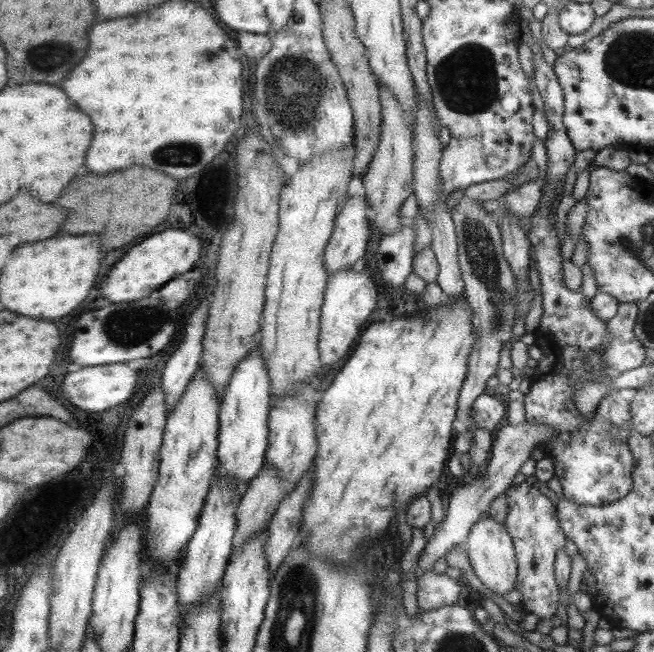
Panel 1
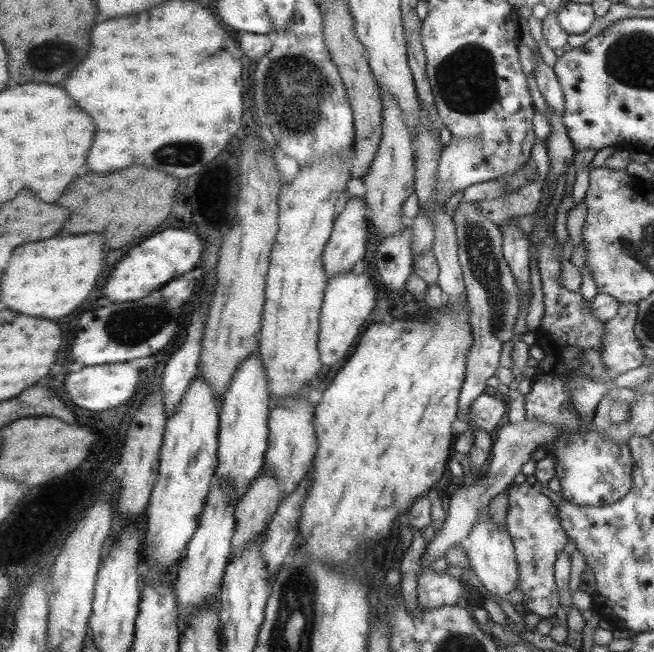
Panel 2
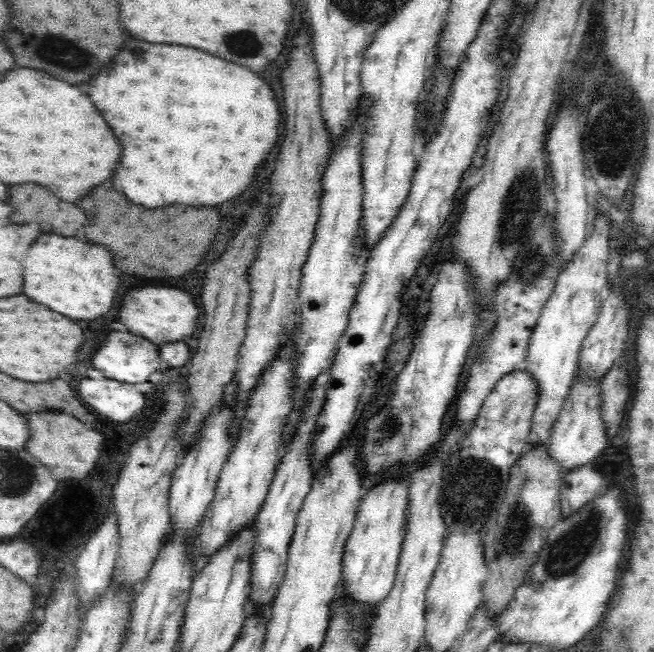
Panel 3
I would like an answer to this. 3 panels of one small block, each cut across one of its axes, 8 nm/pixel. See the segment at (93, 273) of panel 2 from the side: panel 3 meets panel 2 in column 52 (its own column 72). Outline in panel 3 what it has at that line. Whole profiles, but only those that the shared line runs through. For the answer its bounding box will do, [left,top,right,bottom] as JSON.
[22,234,120,320]

